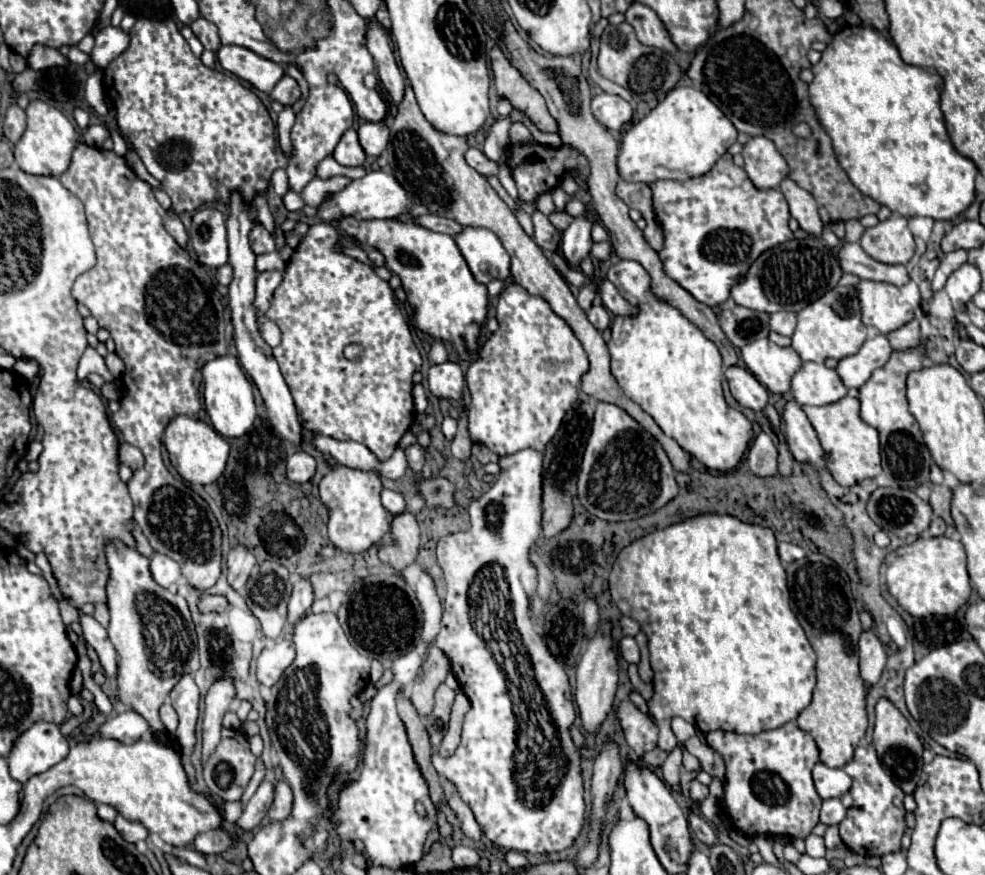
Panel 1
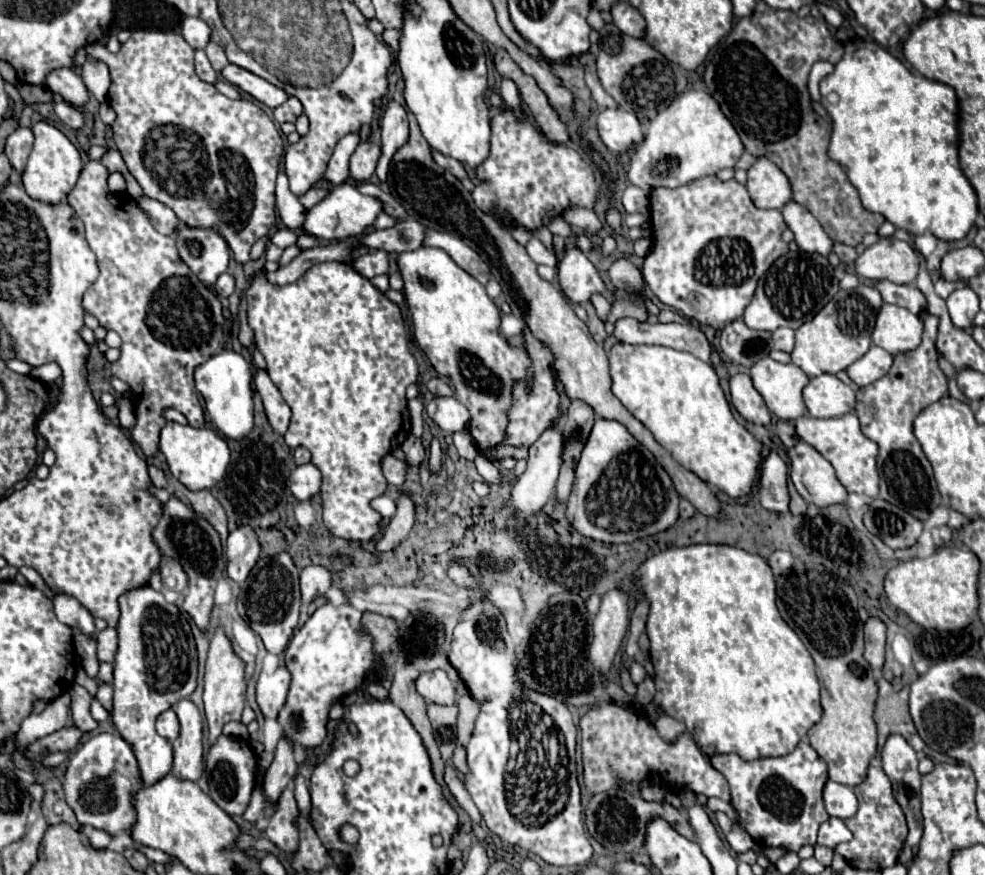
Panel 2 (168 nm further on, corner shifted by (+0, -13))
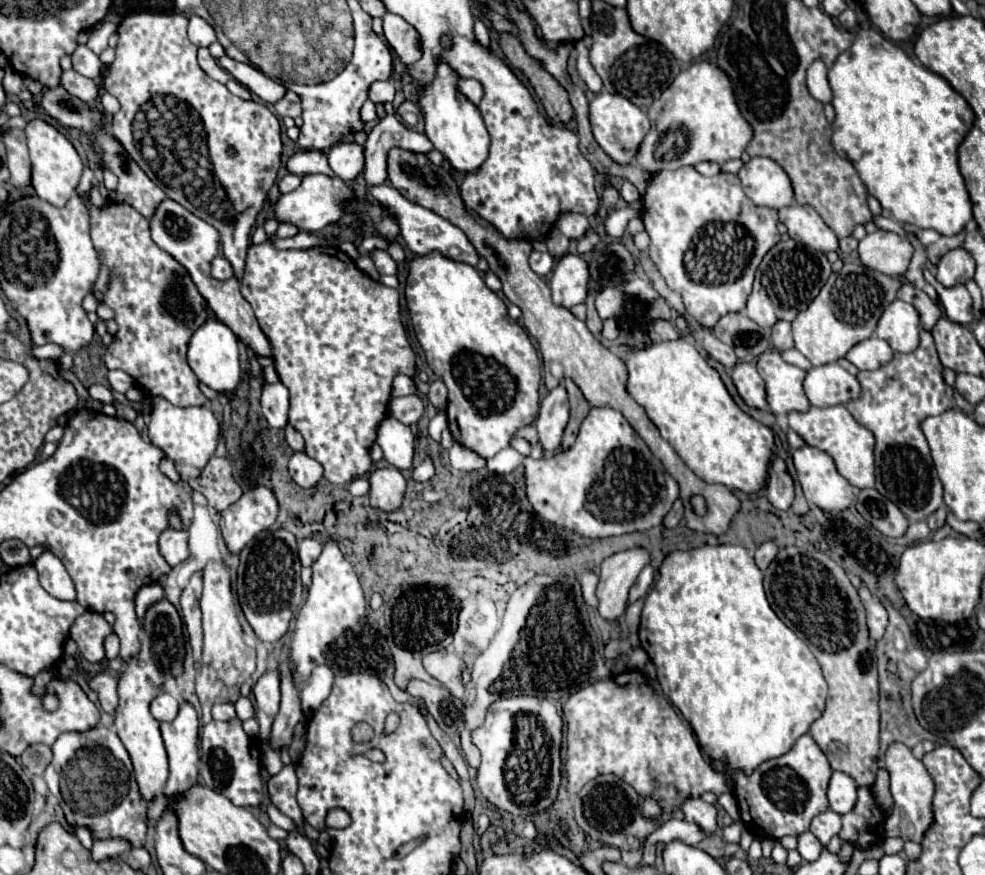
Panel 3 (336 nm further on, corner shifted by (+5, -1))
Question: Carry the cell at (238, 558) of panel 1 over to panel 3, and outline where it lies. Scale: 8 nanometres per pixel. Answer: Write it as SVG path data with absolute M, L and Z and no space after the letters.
M255 487L221 513L221 531L229 553L239 553L259 531L277 519L277 499L271 489Z

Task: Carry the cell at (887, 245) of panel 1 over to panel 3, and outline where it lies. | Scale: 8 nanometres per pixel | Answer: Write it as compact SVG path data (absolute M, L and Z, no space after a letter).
M877 229L875 233L865 235L865 239L859 241L857 253L859 261L865 267L877 269L879 273L885 273L889 277L901 277L907 271L913 247L897 233Z

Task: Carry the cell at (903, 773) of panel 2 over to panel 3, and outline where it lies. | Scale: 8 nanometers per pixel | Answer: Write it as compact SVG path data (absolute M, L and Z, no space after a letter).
M895 741L885 751L885 769L891 777L891 795L893 795L893 813L885 821L885 835L887 837L901 837L903 841L921 841L923 833L931 825L931 797L933 797L933 779L927 773L925 765L911 753L907 745Z

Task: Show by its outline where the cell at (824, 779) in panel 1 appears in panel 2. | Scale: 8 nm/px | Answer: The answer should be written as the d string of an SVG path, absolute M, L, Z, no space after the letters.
M828 781L824 787L824 803L830 817L848 819L858 811L858 799L854 791L842 783Z

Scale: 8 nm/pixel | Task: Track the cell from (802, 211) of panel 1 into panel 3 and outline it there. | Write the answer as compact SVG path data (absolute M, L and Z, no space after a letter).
M787 205L779 209L779 221L785 223L789 237L817 251L837 251L837 235L823 223L811 205Z

